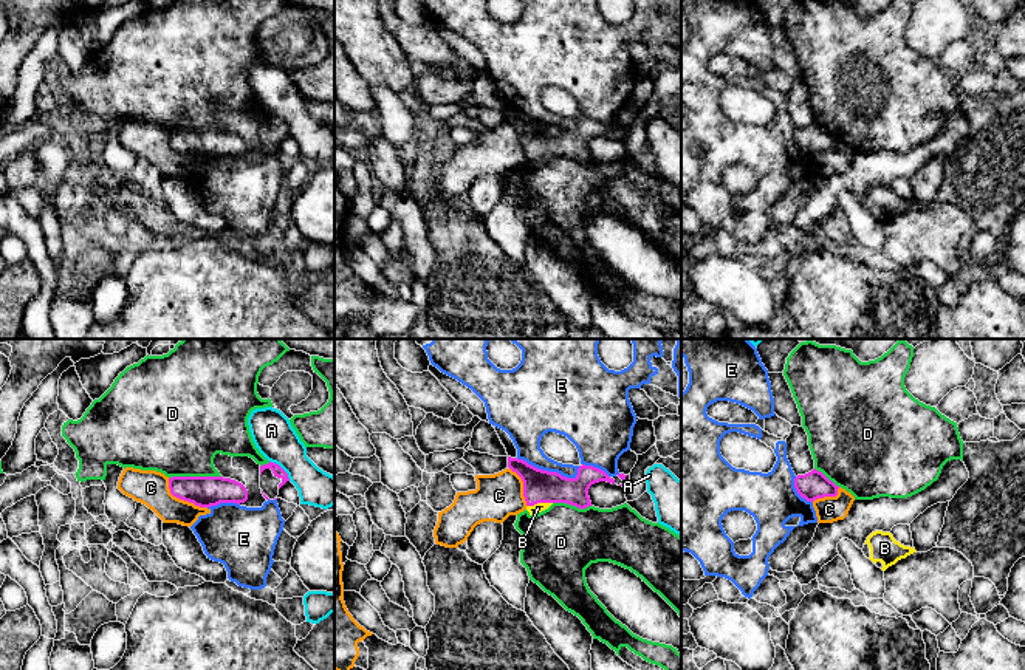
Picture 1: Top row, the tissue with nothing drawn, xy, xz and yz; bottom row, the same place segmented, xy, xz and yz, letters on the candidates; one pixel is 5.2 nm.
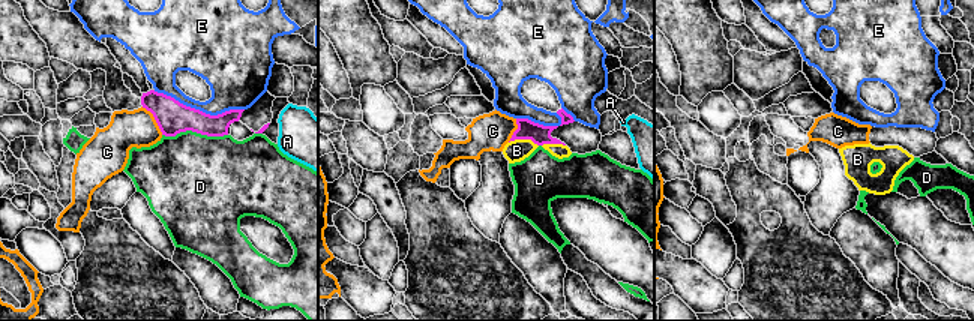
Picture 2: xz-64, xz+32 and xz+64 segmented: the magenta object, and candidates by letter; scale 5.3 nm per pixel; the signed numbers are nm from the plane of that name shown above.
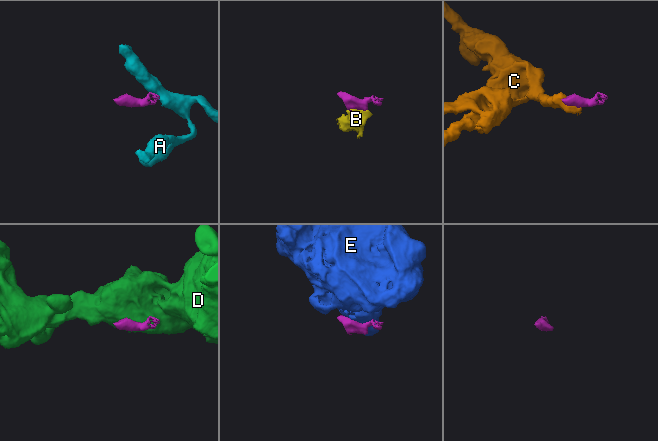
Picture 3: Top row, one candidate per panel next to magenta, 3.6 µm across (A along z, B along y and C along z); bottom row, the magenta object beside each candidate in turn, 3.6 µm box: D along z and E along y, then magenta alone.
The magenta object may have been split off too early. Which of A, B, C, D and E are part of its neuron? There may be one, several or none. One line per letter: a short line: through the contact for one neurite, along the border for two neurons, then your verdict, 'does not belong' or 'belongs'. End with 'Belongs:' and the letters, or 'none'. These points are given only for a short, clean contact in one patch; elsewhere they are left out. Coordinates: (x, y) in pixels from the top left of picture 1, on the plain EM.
A: line xy (270, 113), (290, 133); does not belong
B: line xz (539, 140), (539, 155), (538, 161); belongs
C: line xy (167, 132), (167, 141), (174, 149), (206, 161); does not belong
D: does not belong
E: does not belong
Belongs: B

